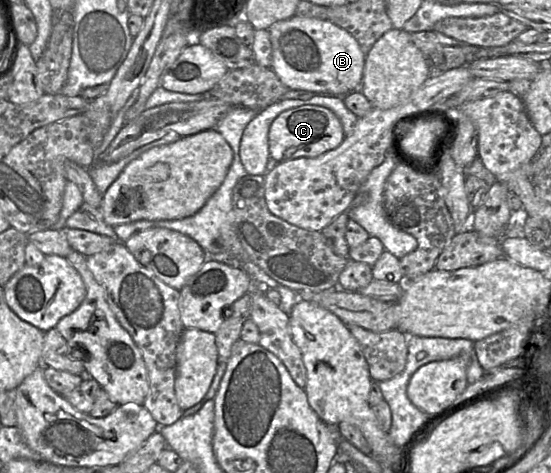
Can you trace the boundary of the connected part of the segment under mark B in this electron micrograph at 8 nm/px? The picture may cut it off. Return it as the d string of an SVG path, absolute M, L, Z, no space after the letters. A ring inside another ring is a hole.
M293 16L275 22L268 31L272 44L272 70L289 89L336 96L359 90L366 54L346 30L329 20Z

